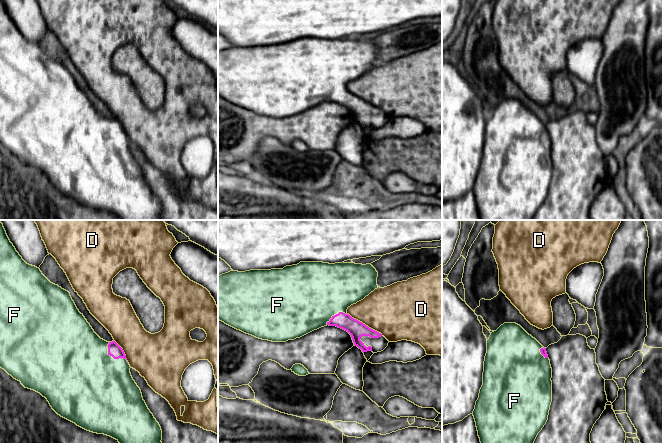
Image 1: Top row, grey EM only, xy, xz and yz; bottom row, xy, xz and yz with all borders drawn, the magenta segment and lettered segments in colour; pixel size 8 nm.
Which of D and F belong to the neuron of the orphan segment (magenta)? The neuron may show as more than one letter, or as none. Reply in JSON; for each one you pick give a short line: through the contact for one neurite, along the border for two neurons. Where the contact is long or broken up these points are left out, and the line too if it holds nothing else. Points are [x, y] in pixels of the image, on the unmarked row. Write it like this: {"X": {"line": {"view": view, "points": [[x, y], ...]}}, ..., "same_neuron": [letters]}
{"F": {"line": {"view": "xy", "points": [[114, 126], [113, 133], [93, 157]]}}, "same_neuron": ["F"]}

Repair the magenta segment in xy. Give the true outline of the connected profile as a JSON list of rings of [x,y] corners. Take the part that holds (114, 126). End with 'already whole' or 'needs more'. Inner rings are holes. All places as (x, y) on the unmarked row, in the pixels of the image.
[[[0,0],[0,143],[28,165],[40,169],[47,175],[52,185],[61,193],[77,202],[97,210],[116,215],[120,220],[162,220],[162,206],[143,176],[140,164],[133,156],[130,141],[123,125],[115,118],[101,115],[92,105],[83,90],[79,88],[70,69],[51,59],[39,44],[27,40],[10,18],[3,0]]]; needs more

